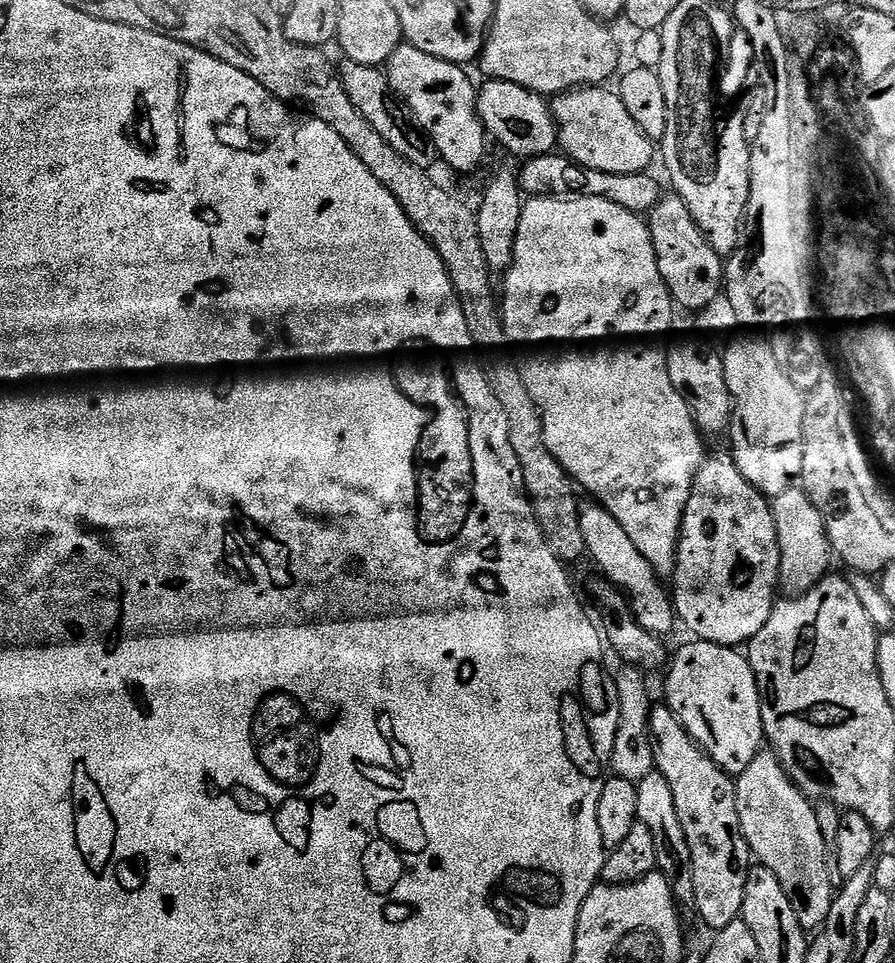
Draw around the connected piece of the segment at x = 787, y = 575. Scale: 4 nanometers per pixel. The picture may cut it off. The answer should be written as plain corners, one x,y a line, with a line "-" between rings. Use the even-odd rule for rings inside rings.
793,486
782,490
782,494
771,497
774,526
778,530
780,550
780,588
788,598
805,596
815,584
829,575
828,568
834,561
832,543
826,534
826,522
818,514
818,506
810,502
803,487

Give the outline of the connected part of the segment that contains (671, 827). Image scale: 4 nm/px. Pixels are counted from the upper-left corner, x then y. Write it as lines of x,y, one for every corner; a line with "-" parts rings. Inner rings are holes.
652,771
636,784
638,790
637,821
644,824
654,834
654,846
658,849
657,869
664,873
672,894
681,905
692,904
694,898
694,874
690,862
690,846
686,846
686,834
682,834
682,822
678,822
678,809
674,807
674,794
670,791
670,782
662,774

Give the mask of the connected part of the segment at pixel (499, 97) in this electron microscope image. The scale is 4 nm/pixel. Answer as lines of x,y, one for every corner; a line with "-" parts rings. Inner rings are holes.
485,79
476,93
476,109
485,133
492,136
512,156
531,158
547,156
558,148
556,120
552,116
552,105
539,92
531,92
514,82

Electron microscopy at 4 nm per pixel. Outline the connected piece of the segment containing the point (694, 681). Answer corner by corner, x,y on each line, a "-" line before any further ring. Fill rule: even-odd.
695,638
689,641
689,644
682,645
674,652
667,665
668,677
664,680
664,696
668,699
665,700
666,707
682,722
692,741
723,772
739,774
750,766
750,762
754,762
754,758
766,744
760,709
760,688
756,684
754,670
743,651

